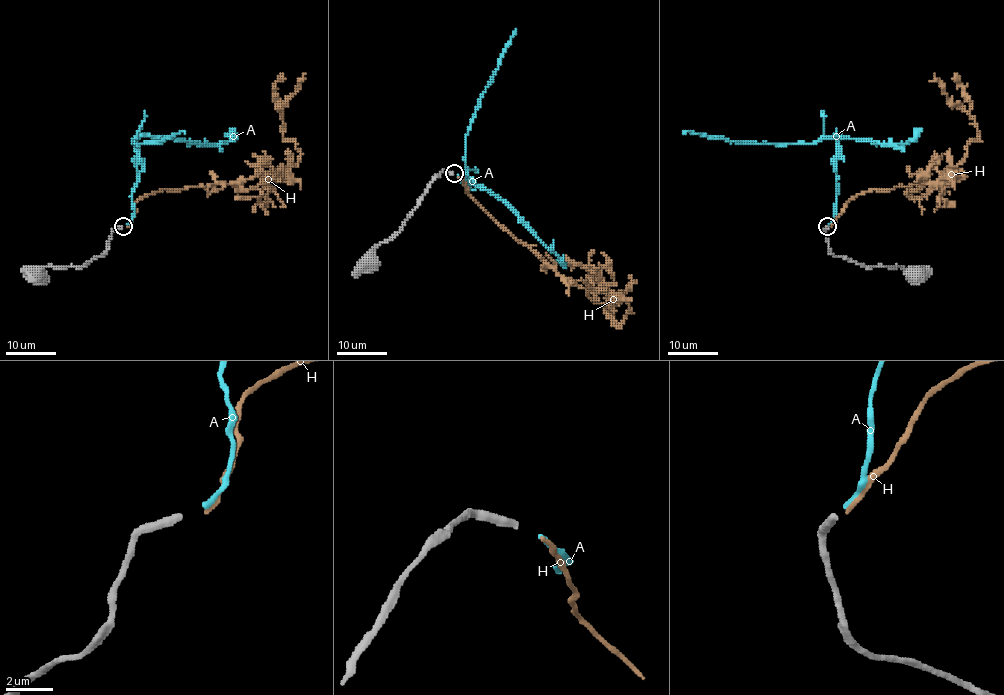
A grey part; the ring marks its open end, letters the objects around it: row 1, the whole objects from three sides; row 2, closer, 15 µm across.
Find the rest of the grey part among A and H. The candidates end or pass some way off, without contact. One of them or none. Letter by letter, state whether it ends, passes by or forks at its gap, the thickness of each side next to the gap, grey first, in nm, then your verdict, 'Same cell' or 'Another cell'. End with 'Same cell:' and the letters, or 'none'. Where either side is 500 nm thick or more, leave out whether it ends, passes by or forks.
A: It ends there. Thickness 340 nm (grey) against 200 nm. Another cell
H: It ends there. Thickness 340 nm (grey) against 200 nm. Another cell
Same cell: none

